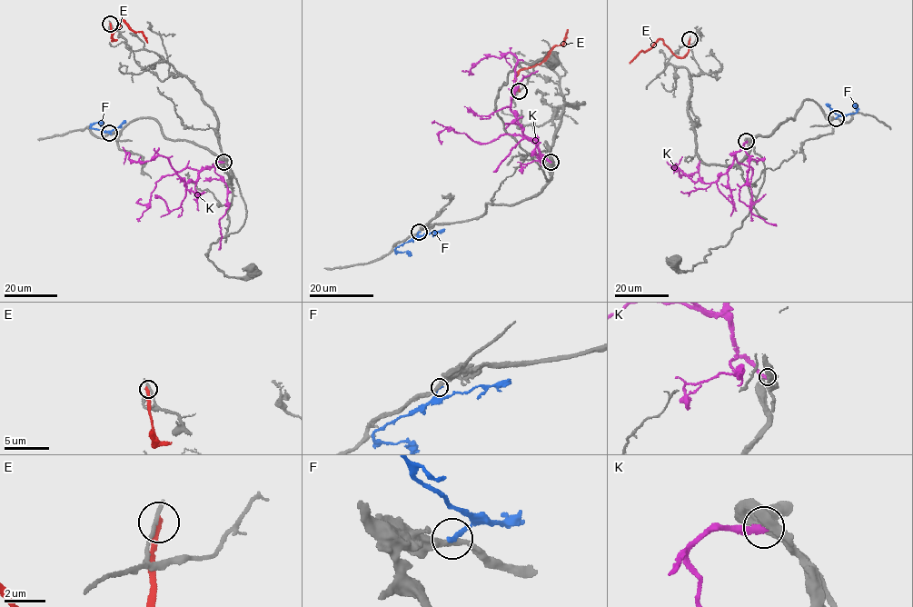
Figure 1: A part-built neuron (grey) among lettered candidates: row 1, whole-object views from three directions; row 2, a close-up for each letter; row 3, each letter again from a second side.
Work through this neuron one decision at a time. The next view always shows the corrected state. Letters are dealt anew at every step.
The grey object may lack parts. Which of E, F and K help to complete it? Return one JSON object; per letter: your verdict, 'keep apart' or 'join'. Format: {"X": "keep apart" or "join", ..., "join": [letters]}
{"E": "keep apart", "F": "keep apart", "K": "keep apart", "join": []}

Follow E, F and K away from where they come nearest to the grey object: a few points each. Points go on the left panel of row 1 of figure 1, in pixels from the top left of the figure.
E: (110, 24), (112, 40), (122, 20), (134, 31), (141, 31), (147, 43)
F: (110, 133), (90, 127), (99, 122), (100, 126)
K: (223, 162), (204, 168), (196, 180), (185, 186), (166, 157), (131, 161), (128, 153), (124, 164)

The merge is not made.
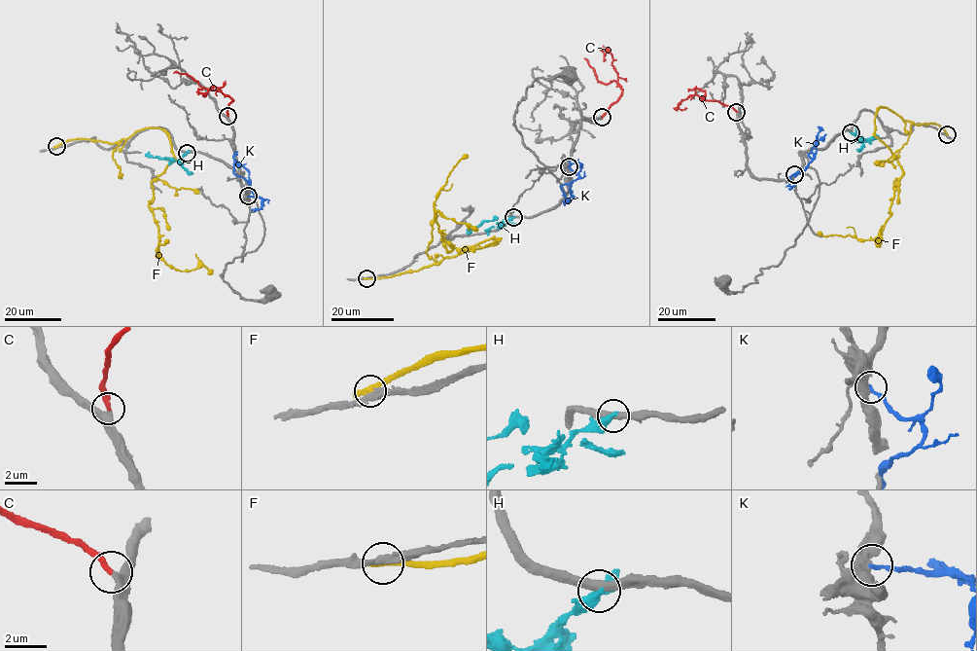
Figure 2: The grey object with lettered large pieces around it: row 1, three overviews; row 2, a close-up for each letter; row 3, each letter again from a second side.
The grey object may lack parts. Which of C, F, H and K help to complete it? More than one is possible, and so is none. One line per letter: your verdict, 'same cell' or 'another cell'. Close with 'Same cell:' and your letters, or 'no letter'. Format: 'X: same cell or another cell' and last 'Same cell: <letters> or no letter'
C: same cell
F: another cell
H: another cell
K: another cell
Same cell: C

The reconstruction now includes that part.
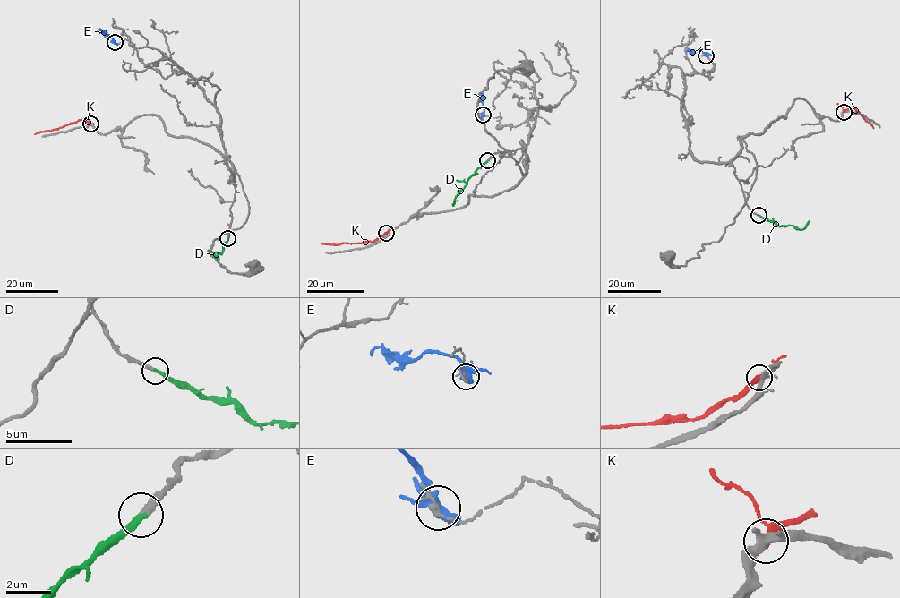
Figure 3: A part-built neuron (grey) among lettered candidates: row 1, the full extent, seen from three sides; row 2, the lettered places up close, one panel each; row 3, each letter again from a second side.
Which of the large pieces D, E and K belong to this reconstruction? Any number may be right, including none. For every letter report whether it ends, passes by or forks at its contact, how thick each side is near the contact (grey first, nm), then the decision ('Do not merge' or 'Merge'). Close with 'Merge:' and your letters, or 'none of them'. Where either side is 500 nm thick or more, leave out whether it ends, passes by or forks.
D: It ends there. Thickness 260 nm (grey) against 300 nm. Merge
E: Thickness 140 nm (grey) against 500 nm. Do not merge
K: It passes by. Thickness 300 nm (grey) against 240 nm. Do not merge
Merge: D

